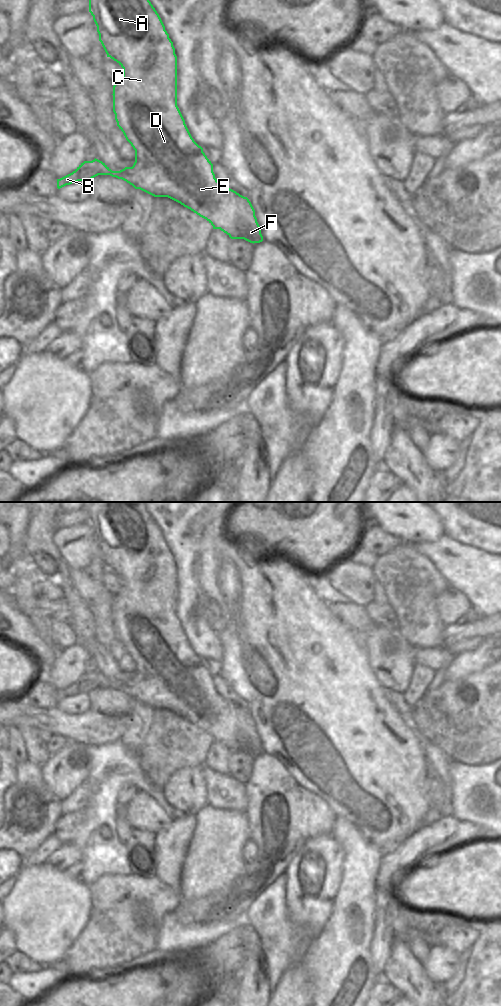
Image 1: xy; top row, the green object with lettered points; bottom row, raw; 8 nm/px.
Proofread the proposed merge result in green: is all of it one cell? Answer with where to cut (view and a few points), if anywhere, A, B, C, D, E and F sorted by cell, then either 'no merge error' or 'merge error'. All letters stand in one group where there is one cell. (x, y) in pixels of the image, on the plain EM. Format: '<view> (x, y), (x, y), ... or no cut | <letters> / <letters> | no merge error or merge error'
no cut | A B C D E F | no merge error

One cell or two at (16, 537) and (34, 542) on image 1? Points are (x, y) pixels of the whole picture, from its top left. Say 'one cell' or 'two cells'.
two cells

